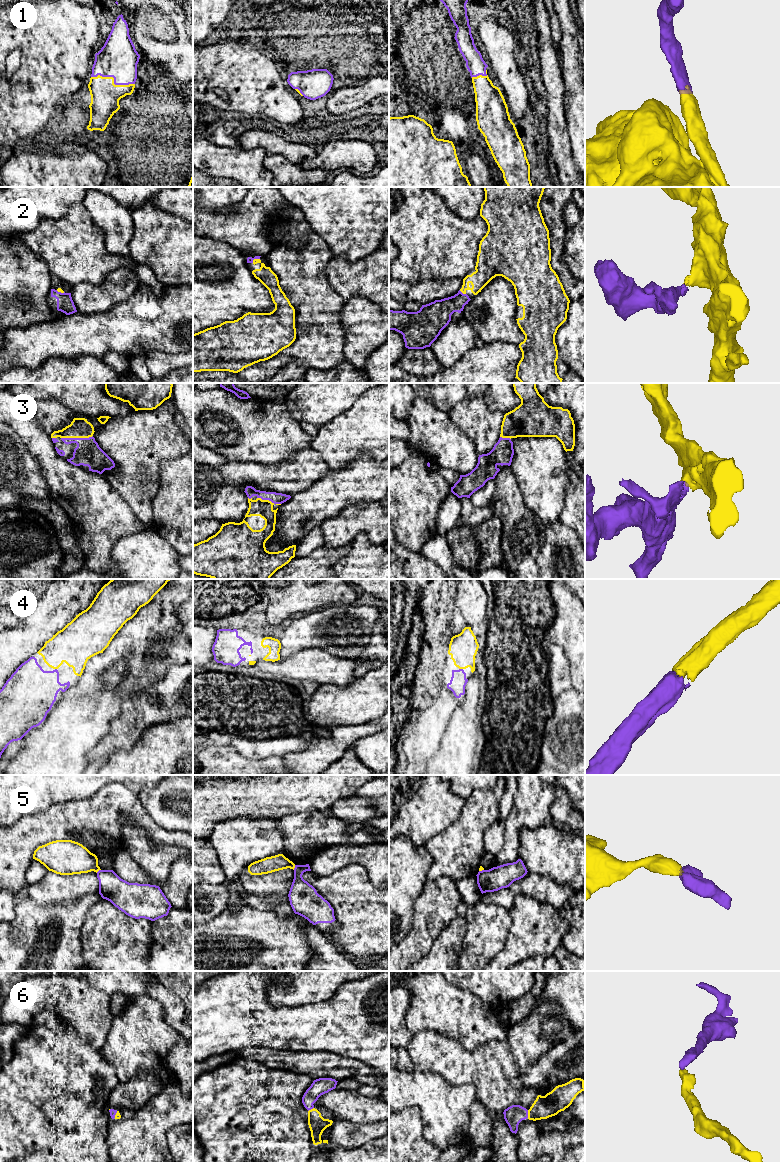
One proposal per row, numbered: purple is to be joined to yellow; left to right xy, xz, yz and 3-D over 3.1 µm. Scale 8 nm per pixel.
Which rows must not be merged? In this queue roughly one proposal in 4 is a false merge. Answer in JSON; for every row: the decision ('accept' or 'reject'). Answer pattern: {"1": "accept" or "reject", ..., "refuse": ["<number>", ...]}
{"1": "accept", "2": "accept", "3": "accept", "4": "accept", "5": "reject", "6": "accept", "refuse": ["5"]}

